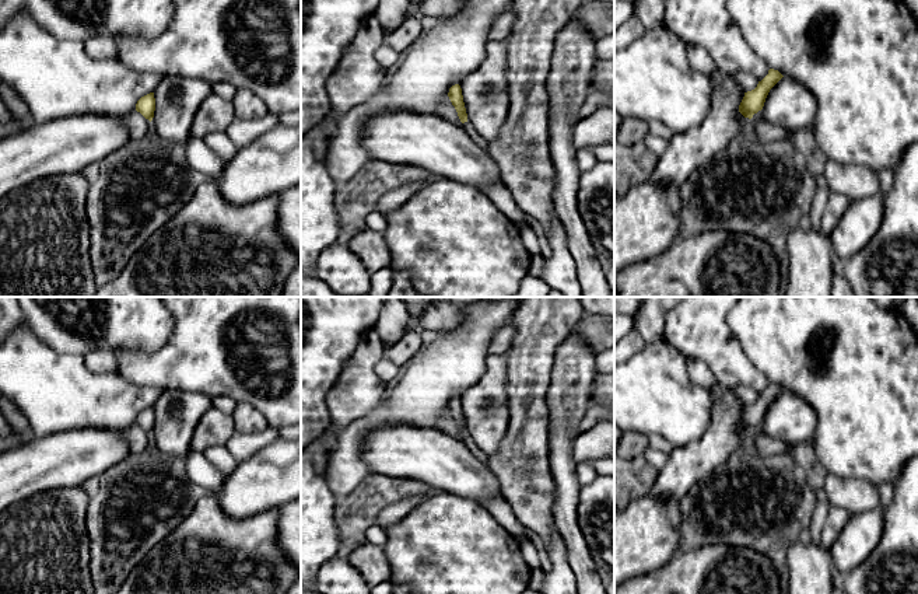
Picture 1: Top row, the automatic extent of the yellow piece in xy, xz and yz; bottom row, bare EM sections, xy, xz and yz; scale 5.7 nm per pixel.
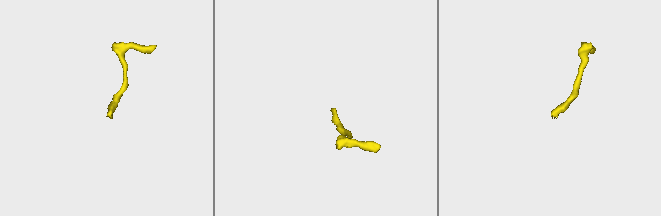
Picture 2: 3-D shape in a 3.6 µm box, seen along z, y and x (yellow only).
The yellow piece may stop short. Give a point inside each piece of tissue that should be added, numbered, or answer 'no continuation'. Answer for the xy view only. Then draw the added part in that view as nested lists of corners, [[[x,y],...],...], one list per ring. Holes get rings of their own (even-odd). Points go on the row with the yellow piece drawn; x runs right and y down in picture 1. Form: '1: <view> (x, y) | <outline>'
no continuation

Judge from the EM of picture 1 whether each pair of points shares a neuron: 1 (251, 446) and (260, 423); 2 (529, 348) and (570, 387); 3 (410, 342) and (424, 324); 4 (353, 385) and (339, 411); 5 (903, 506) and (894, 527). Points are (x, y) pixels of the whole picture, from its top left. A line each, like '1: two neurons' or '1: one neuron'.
1: two neurons
2: one neuron
3: two neurons
4: one neuron
5: one neuron

